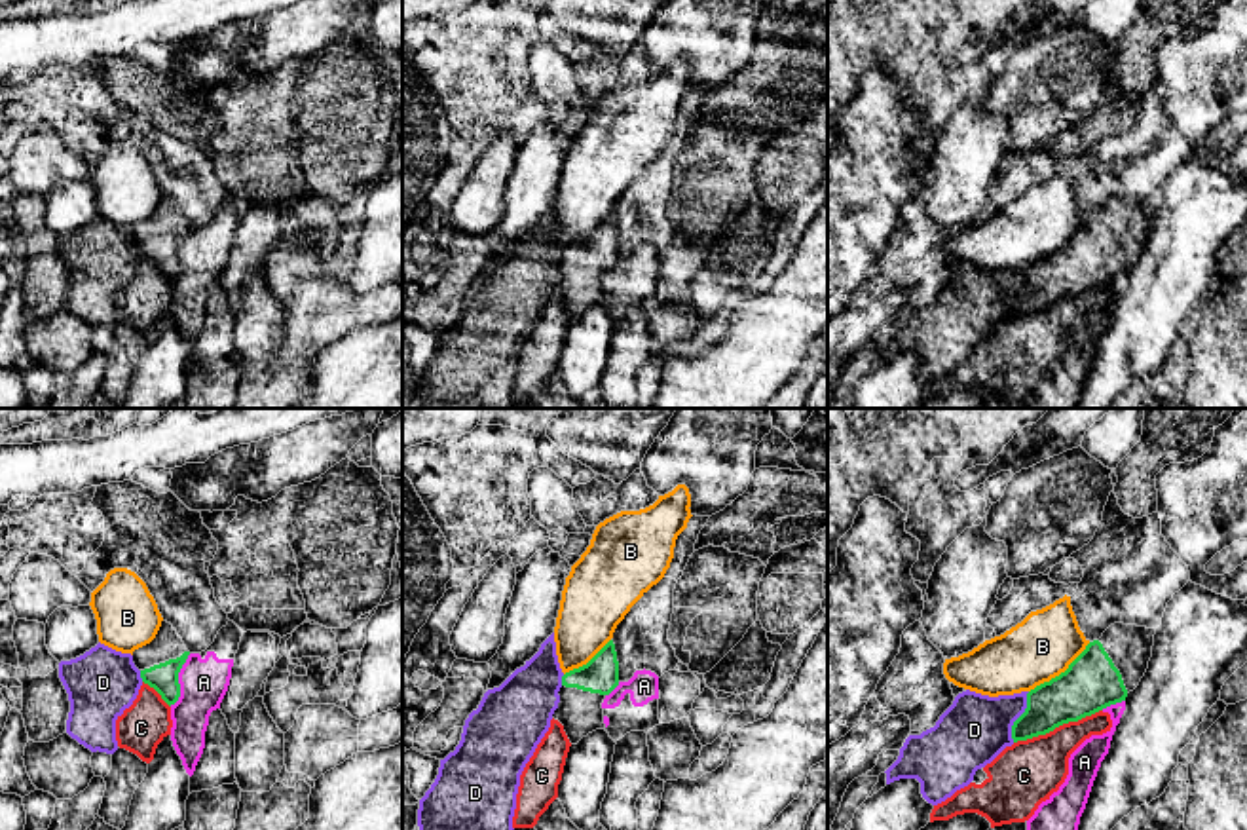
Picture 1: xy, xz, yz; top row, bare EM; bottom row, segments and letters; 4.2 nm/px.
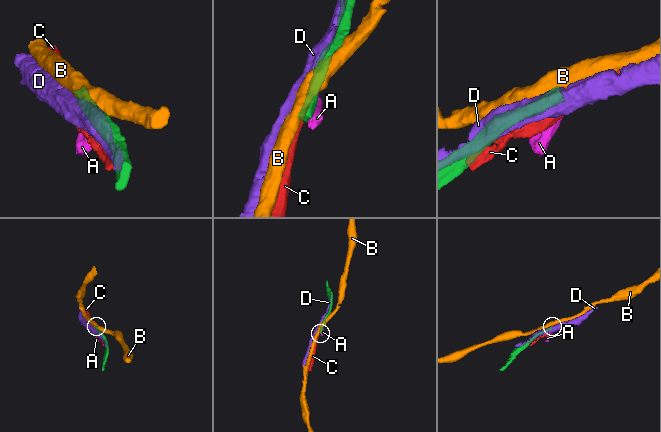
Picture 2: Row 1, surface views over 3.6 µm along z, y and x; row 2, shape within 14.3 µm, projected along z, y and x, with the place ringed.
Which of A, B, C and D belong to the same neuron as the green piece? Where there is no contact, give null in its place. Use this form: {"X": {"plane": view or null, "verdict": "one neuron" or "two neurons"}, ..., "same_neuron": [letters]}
{"A": {"plane": "xy", "verdict": "two neurons"}, "B": {"plane": "yz", "verdict": "two neurons"}, "C": {"plane": "yz", "verdict": "two neurons"}, "D": {"plane": "yz", "verdict": "two neurons"}, "same_neuron": []}

